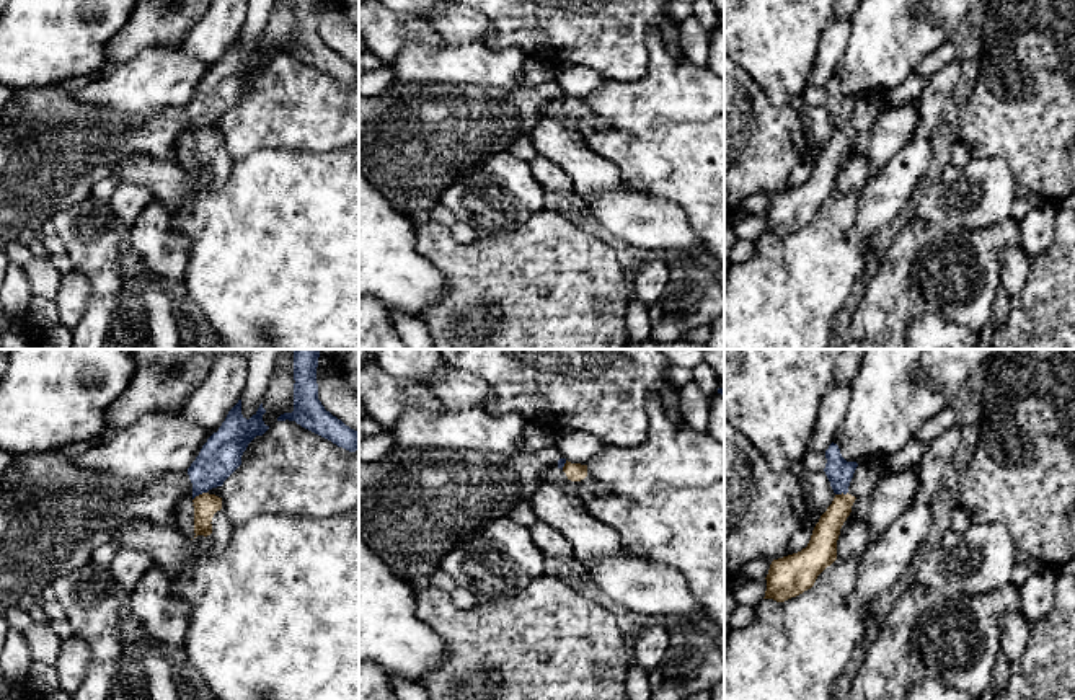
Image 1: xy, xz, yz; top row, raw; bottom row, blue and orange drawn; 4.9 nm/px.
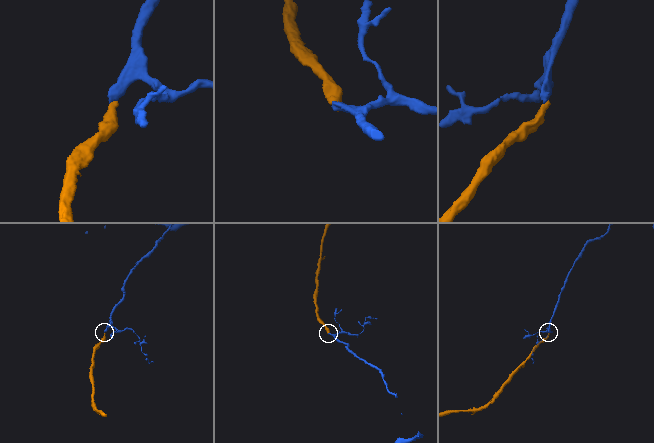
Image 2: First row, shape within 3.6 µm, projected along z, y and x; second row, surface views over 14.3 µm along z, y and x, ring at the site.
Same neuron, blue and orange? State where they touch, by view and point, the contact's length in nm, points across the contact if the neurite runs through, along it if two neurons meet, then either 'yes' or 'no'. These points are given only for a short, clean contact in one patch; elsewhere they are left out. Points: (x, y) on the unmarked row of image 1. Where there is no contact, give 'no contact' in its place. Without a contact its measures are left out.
meets blue in xy at (199, 128); contact 80 nm long; runs through xy (221, 90), (204, 110), (199, 128), (206, 139); yes

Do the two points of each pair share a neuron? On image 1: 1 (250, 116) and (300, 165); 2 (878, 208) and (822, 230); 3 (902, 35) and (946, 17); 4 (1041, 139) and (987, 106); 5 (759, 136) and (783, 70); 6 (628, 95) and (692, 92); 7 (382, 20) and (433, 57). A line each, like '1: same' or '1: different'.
1: different
2: different
3: different
4: same
5: different
6: same
7: different

